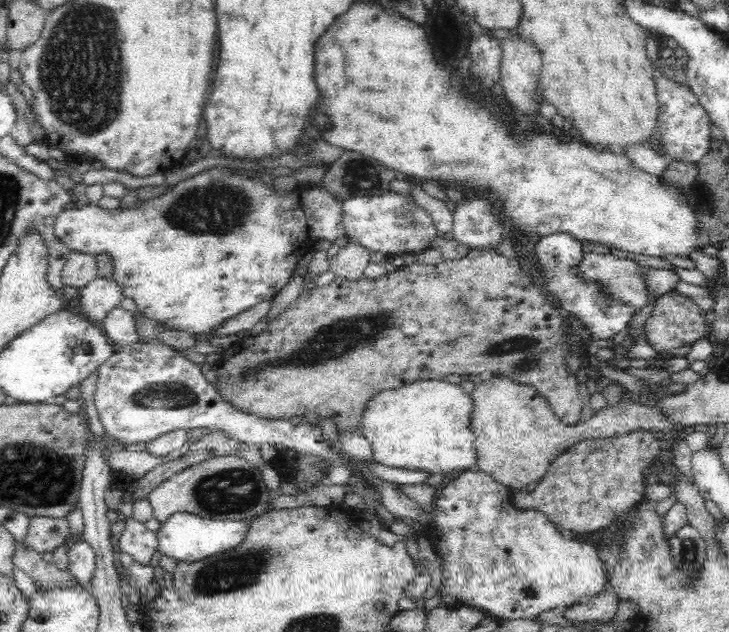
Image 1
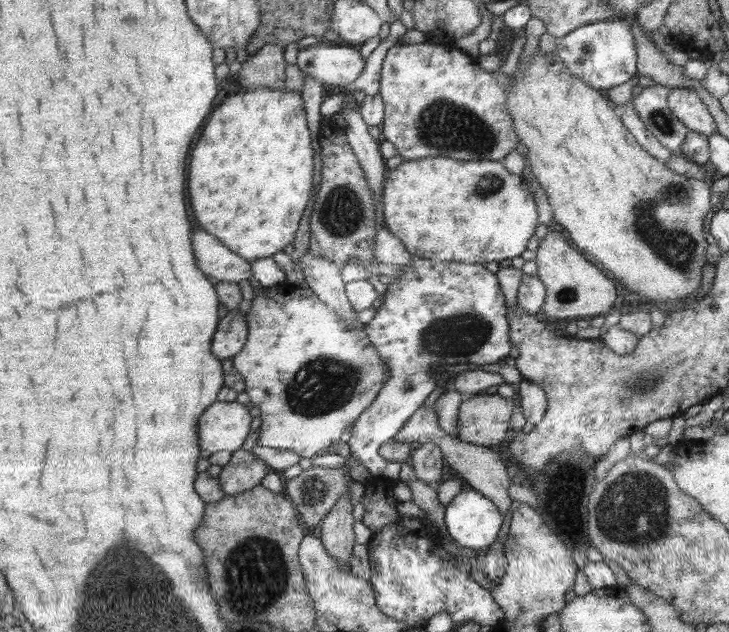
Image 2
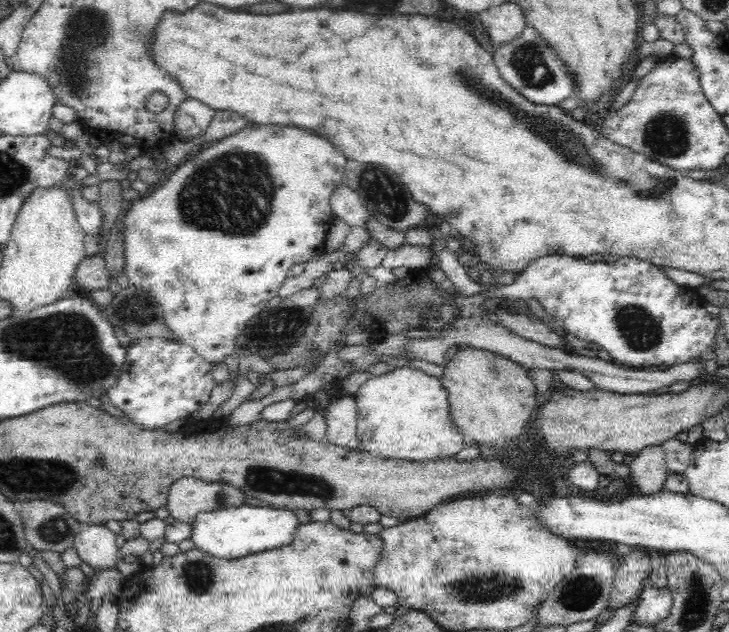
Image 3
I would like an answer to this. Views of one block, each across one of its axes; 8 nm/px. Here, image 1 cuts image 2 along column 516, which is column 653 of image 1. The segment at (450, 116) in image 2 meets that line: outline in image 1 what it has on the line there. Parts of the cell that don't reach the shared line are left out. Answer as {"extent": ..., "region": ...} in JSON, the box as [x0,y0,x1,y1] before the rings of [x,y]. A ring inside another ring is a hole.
{"extent":[648,77,711,165],"region":[[[666,77],[655,80],[657,100],[659,101],[657,114],[657,130],[650,135],[648,145],[656,146],[659,142],[663,144],[665,157],[668,160],[680,161],[685,165],[698,162],[710,149],[710,127],[711,121],[705,108],[702,108],[696,96],[690,92],[690,88],[680,86]]]}

